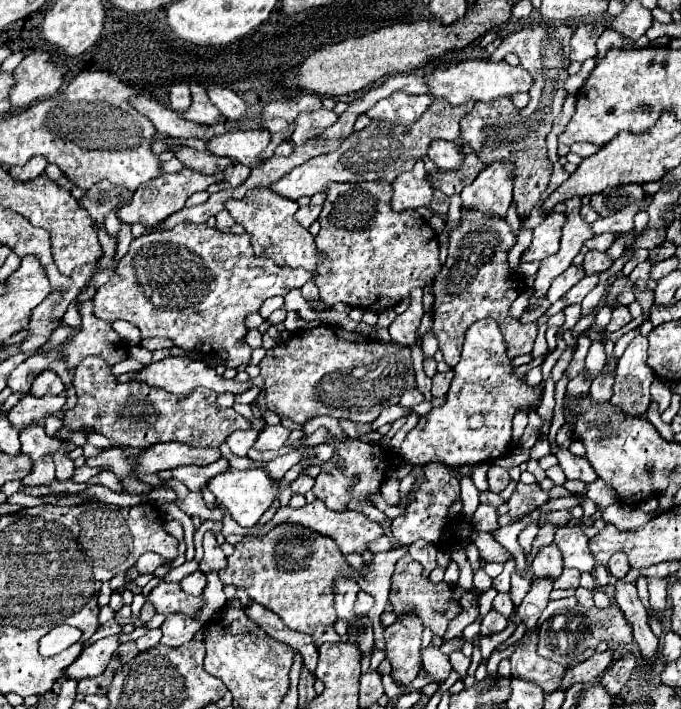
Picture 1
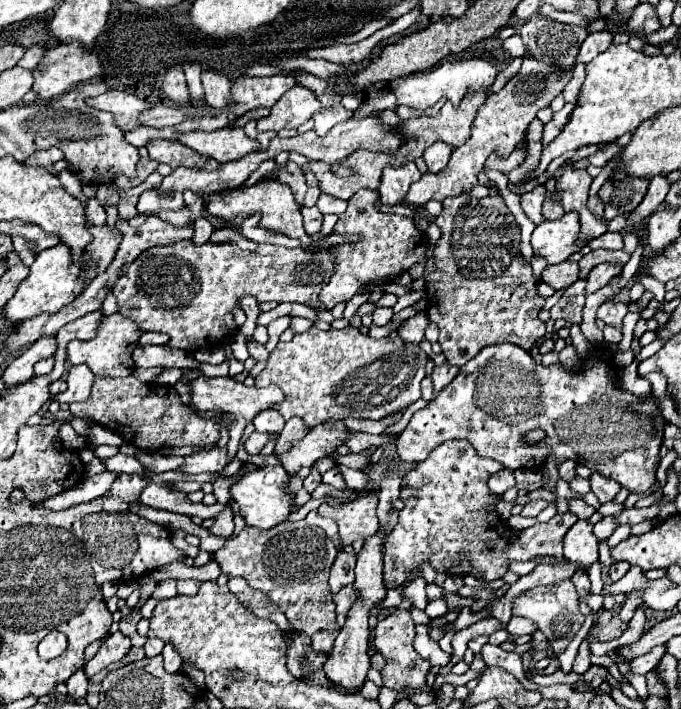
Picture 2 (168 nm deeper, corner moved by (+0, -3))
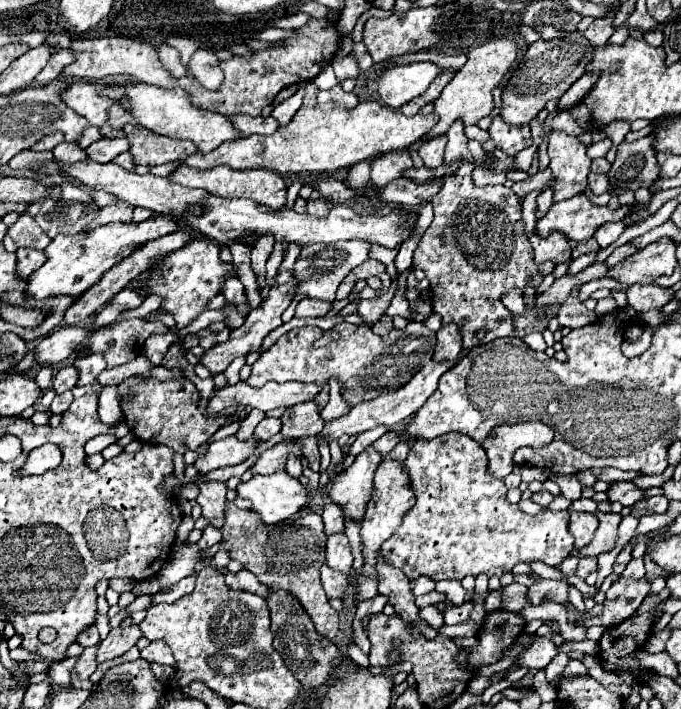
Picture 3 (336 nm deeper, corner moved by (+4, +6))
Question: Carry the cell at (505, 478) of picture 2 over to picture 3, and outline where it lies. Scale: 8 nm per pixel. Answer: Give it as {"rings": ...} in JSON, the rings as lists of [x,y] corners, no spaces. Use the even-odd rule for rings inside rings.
{"rings":[[[525,421],[515,425],[499,425],[491,439],[483,443],[489,457],[489,473],[505,479],[513,471],[513,453],[519,447],[542,448],[553,441],[553,431],[541,421]]]}

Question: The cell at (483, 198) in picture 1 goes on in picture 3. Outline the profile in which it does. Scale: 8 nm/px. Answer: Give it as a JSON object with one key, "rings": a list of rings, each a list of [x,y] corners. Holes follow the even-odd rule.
{"rings":[[[497,115],[489,127],[489,135],[491,139],[495,141],[495,145],[509,153],[509,155],[515,155],[519,153],[521,149],[525,149],[527,145],[531,145],[531,133],[529,133],[529,125],[507,125],[501,121],[501,117]]]}

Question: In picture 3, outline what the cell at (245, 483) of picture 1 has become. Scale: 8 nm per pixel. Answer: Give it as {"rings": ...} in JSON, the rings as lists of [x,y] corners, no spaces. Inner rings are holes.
{"rings":[[[277,471],[273,475],[253,475],[249,481],[241,481],[237,485],[237,495],[243,499],[249,499],[253,503],[253,511],[261,517],[265,523],[279,523],[295,515],[301,507],[307,505],[307,489],[293,477],[289,477],[285,471]]]}

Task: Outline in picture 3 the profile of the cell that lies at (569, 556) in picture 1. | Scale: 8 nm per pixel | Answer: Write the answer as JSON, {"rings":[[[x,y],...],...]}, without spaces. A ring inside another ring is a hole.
{"rings":[[[571,511],[571,521],[569,521],[569,533],[575,537],[575,549],[585,547],[597,529],[597,517],[593,513],[577,513]]]}

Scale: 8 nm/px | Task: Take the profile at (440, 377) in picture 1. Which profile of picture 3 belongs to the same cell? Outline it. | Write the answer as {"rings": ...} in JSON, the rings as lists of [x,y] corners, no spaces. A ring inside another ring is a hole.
{"rings":[[[455,325],[441,327],[437,331],[437,345],[433,351],[435,361],[455,361],[461,355],[461,335]]]}

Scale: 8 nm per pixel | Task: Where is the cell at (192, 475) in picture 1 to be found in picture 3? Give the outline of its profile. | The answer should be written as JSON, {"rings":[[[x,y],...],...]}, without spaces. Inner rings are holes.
{"rings":[[[247,383],[225,385],[213,391],[213,397],[207,403],[207,411],[231,411],[235,409],[253,409],[259,407],[263,413],[275,407],[293,407],[297,403],[311,401],[321,391],[315,383],[265,383],[263,387],[251,387]]]}

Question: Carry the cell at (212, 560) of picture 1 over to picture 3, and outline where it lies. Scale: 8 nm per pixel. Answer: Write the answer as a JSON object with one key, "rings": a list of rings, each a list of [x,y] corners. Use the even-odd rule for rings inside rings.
{"rings":[[[207,481],[207,483],[201,483],[199,489],[201,489],[201,493],[197,497],[197,503],[203,509],[203,517],[209,519],[209,521],[223,519],[225,505],[227,505],[227,499],[225,499],[227,487],[225,487],[225,483],[221,483],[221,481]]]}

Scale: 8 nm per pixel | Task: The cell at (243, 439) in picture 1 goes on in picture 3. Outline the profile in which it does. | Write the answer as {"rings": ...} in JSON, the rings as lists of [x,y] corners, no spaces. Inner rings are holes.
{"rings":[[[265,417],[257,427],[255,427],[255,437],[257,439],[269,439],[271,435],[281,431],[281,421],[273,417]]]}

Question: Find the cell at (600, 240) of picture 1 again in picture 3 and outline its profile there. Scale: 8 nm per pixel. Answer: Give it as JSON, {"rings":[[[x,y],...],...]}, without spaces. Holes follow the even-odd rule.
{"rings":[[[617,221],[617,223],[607,223],[607,225],[601,225],[601,229],[597,229],[597,233],[593,235],[595,241],[599,243],[599,247],[607,247],[611,245],[613,241],[617,241],[617,237],[625,231],[627,223],[625,221]]]}

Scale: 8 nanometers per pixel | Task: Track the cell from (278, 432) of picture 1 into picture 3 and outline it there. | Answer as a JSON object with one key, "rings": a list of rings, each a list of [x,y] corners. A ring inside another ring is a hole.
{"rings":[[[313,401],[289,407],[289,411],[285,411],[281,415],[281,421],[283,421],[281,435],[289,437],[289,439],[317,435],[323,429],[323,419]]]}

